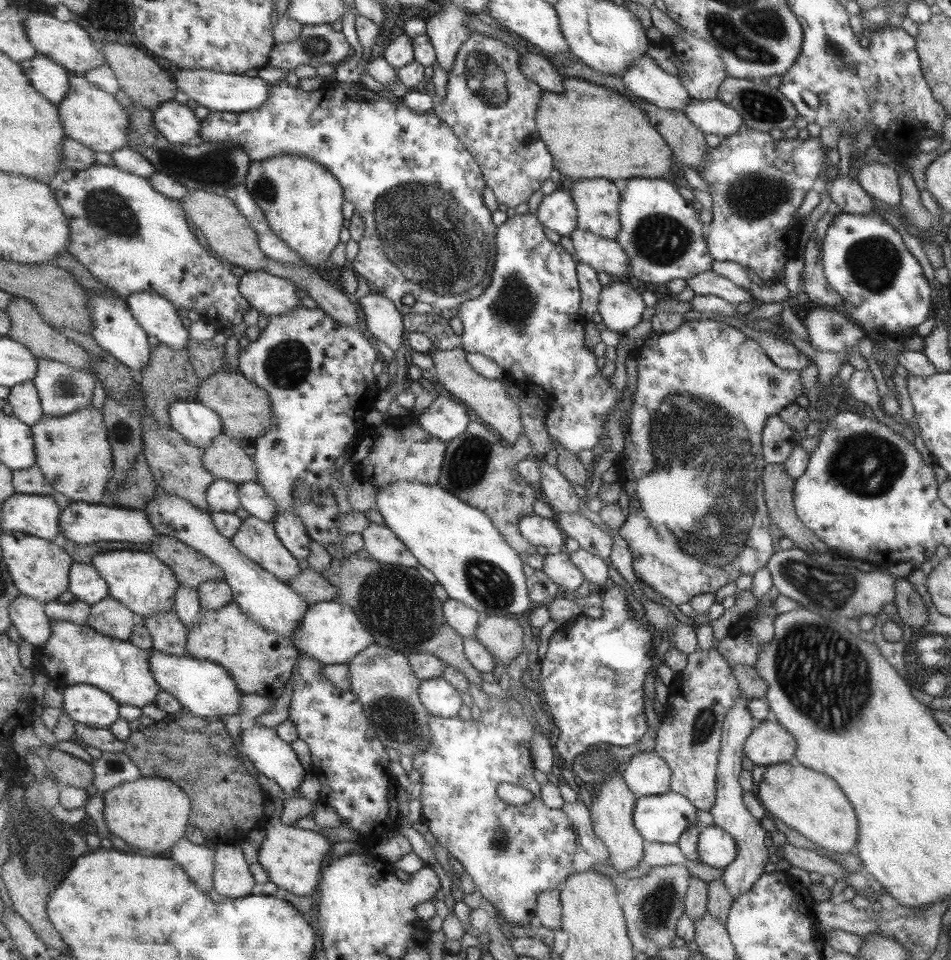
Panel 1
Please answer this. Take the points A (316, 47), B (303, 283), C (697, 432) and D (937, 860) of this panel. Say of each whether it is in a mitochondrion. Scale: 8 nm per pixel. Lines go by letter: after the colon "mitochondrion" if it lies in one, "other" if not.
A: mitochondrion
B: other
C: mitochondrion
D: other

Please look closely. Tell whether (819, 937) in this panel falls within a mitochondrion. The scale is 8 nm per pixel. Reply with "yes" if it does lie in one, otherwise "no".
no

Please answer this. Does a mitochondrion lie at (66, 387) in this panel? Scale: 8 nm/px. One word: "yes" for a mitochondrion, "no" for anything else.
yes

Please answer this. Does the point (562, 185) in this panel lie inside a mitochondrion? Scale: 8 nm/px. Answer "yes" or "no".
no

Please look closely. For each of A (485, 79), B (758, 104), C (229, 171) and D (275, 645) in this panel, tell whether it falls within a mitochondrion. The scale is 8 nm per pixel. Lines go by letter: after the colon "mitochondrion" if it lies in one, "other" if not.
A: mitochondrion
B: mitochondrion
C: mitochondrion
D: other

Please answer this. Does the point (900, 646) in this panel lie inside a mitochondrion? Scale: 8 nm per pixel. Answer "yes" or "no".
no

